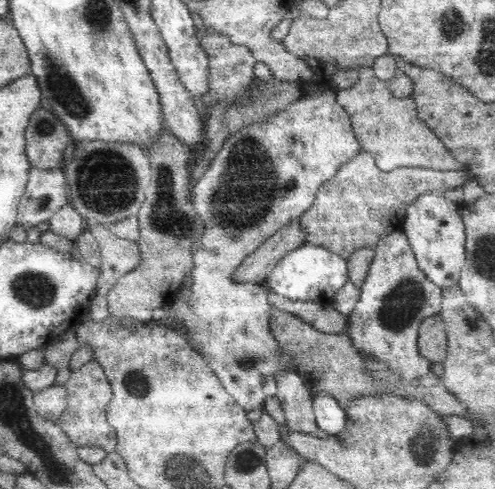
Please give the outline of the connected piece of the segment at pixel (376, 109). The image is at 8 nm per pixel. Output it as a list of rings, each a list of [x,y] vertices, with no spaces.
[[[361,66],[357,69],[358,82],[350,88],[338,90],[337,102],[345,109],[351,117],[351,124],[361,150],[369,152],[376,161],[379,170],[383,172],[392,172],[398,168],[426,168],[438,170],[439,172],[448,172],[448,170],[463,169],[459,163],[446,148],[444,143],[426,126],[426,123],[418,117],[418,110],[413,97],[396,98],[391,93],[389,81],[380,81],[373,72],[373,66]]]

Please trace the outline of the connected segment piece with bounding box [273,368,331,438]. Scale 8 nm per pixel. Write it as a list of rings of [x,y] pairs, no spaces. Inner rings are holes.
[[[286,368],[276,372],[273,378],[277,383],[275,396],[281,403],[288,428],[318,438],[331,437],[317,426],[311,390],[304,385],[301,376]]]

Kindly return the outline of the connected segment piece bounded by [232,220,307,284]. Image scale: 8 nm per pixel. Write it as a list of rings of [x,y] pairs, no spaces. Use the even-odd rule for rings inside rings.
[[[298,220],[283,226],[264,245],[249,254],[233,272],[235,284],[261,284],[286,253],[304,245],[307,235]]]

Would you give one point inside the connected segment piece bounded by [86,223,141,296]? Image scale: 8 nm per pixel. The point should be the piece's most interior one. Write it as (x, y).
(119, 256)

